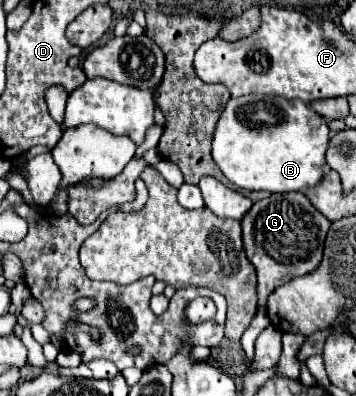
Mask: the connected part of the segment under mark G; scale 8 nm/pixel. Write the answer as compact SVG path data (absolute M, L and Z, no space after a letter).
M275 193L263 201L253 203L251 211L243 217L243 247L249 261L257 269L257 295L261 309L267 297L283 283L315 271L323 259L325 235L331 221L323 217L305 193Z

